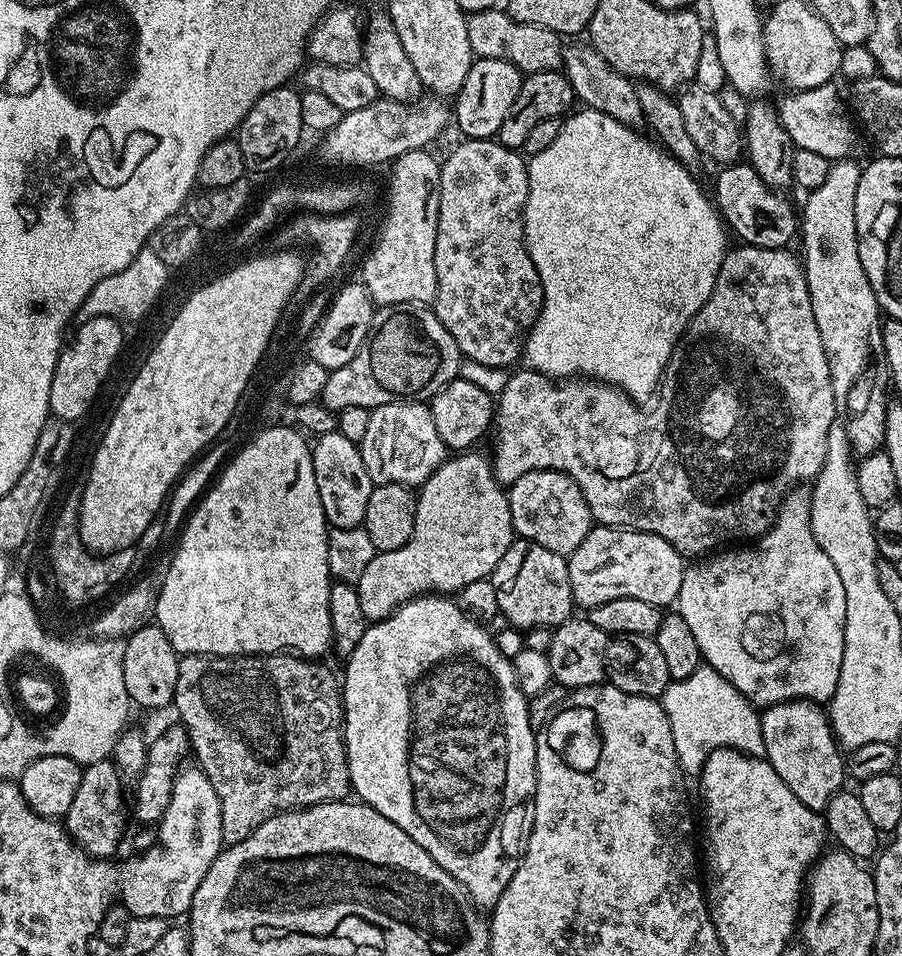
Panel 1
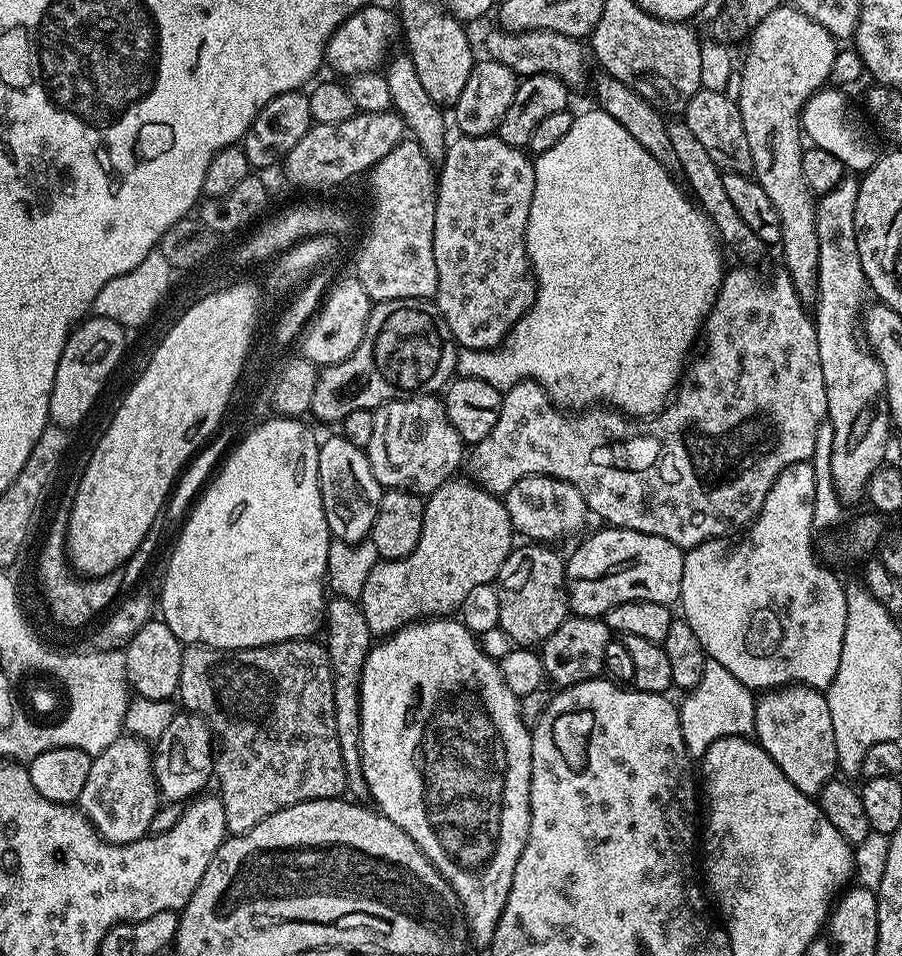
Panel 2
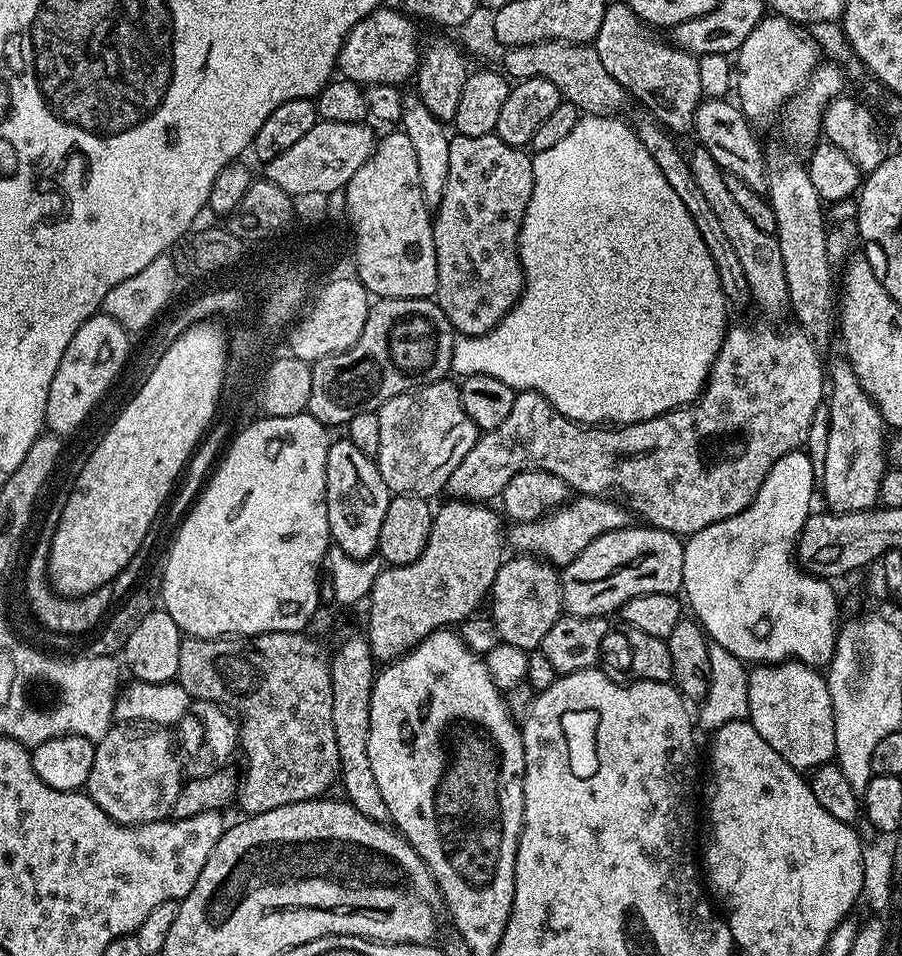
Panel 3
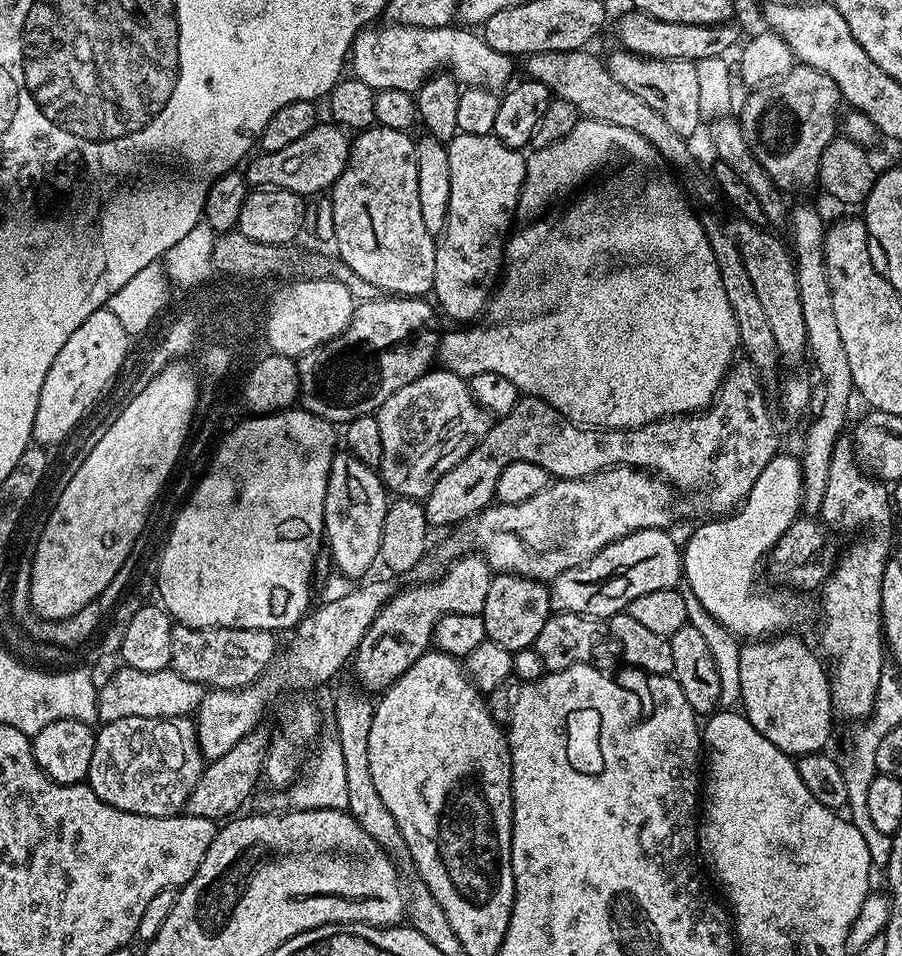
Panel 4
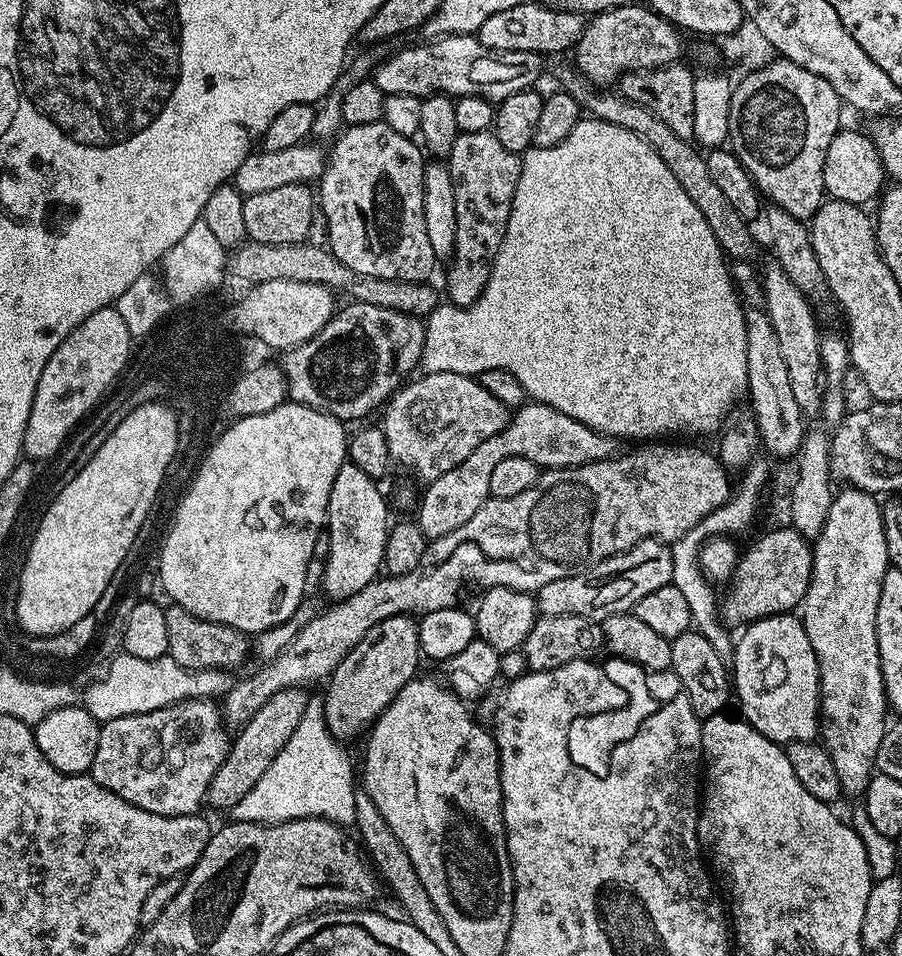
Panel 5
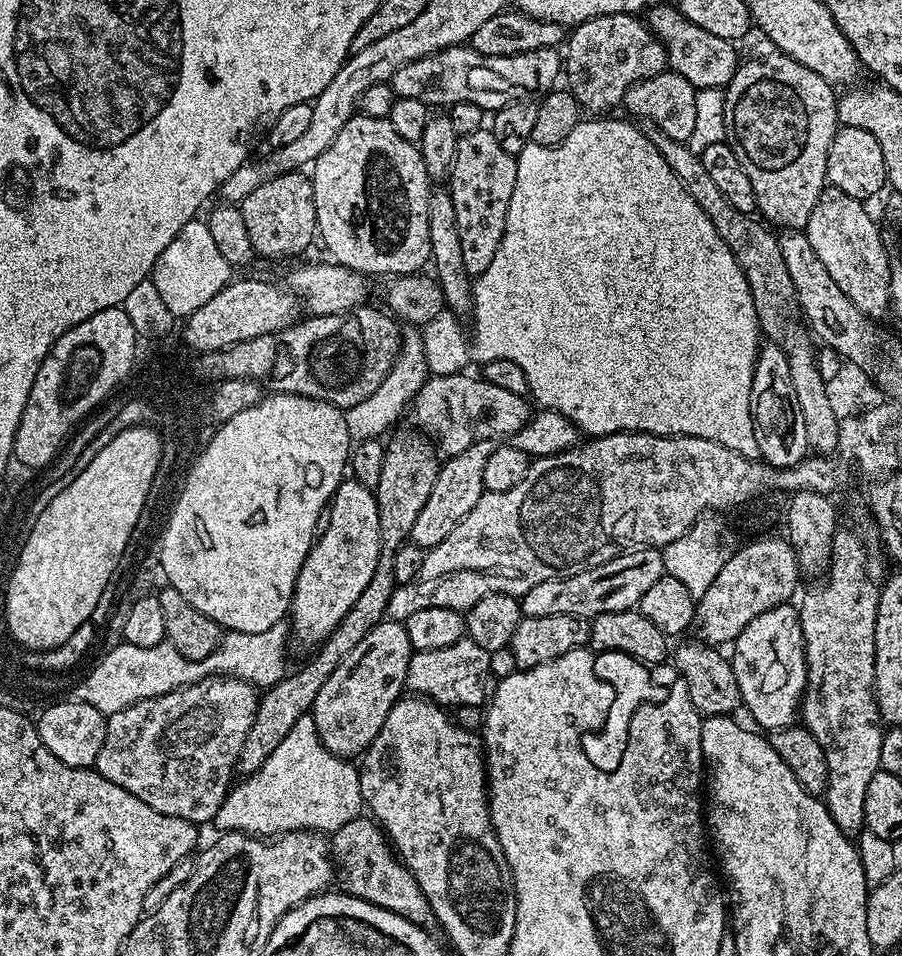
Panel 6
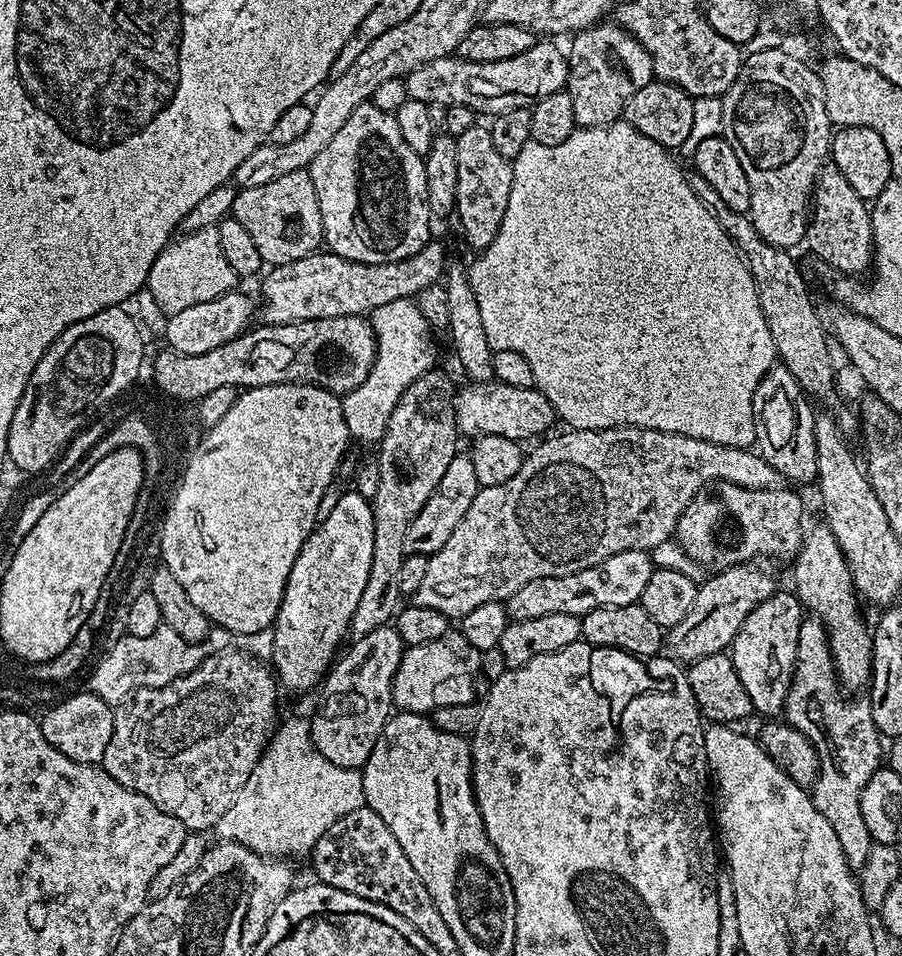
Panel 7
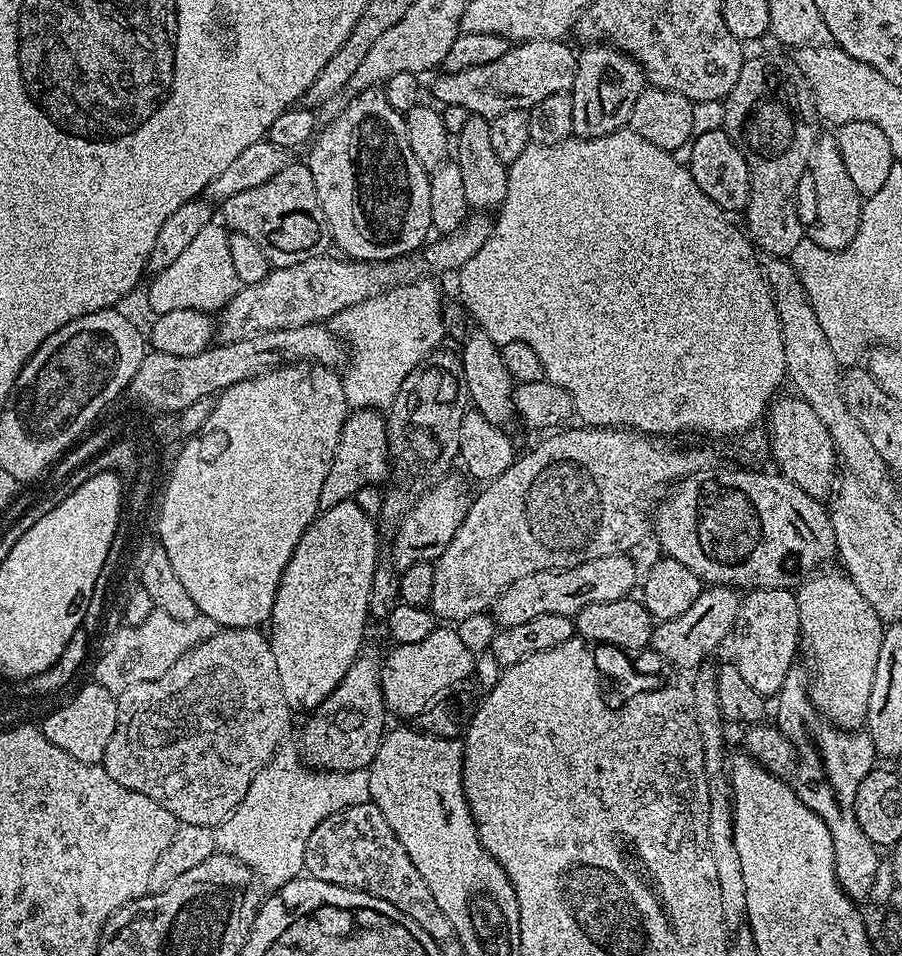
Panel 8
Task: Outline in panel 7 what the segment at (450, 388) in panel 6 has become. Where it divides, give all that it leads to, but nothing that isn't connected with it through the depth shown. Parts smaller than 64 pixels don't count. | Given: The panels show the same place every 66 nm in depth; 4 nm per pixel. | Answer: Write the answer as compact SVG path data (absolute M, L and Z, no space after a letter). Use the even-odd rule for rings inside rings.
M468 382L465 388L455 393L454 403L456 405L456 426L461 433L464 432L468 438L478 436L489 436L490 434L498 434L502 438L510 438L517 442L525 442L524 440L535 441L537 438L543 437L549 431L548 427L552 423L557 423L558 417L554 406L550 404L546 398L546 394L542 394L537 388L515 388L514 386L506 386L499 382Z

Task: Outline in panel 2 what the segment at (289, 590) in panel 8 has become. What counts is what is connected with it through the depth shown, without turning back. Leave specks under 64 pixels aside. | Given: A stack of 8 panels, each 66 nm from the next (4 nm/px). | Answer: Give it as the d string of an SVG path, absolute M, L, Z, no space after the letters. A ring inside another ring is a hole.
M343 434L323 441L318 450L318 482L328 531L335 539L346 543L367 541L372 535L382 495L378 478L374 478L374 470L370 470L367 451L354 446L354 442L350 442Z

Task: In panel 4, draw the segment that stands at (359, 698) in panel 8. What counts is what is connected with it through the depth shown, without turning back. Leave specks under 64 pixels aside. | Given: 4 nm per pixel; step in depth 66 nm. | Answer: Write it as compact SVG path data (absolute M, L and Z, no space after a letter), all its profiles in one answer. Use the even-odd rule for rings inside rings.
M461 555L443 569L439 578L431 582L416 582L413 588L404 588L381 608L370 630L356 647L354 665L359 687L369 694L383 693L384 689L398 679L433 643L432 631L443 616L470 614L479 616L486 606L486 593L494 575L483 555Z

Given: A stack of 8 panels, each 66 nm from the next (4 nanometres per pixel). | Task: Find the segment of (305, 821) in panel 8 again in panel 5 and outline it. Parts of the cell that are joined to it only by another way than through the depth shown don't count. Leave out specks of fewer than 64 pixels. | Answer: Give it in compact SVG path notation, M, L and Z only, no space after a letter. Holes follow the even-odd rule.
M309 695L306 712L294 734L278 751L262 778L230 809L231 819L247 824L281 824L287 820L322 818L331 824L355 825L358 772L352 769L352 760L344 748L347 747L330 734L324 721L323 695Z

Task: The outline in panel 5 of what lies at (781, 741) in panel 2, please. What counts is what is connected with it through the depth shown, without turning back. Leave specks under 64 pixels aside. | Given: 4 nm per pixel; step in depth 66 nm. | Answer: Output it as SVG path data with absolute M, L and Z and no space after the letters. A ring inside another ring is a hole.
M780 612L777 616L764 616L747 625L734 644L734 655L730 660L730 676L734 681L734 696L740 699L739 715L749 726L758 730L775 744L787 746L803 740L816 740L820 730L820 675L814 646L806 638L804 621L792 612Z

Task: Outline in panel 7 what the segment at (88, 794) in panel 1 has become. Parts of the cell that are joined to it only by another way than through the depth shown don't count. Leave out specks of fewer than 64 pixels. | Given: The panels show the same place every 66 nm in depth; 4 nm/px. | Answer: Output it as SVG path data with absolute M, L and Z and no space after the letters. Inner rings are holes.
M221 650L215 656L208 656L194 670L190 670L185 676L174 678L174 682L166 682L166 686L157 688L140 688L132 693L123 704L119 705L114 712L114 734L110 734L110 746L106 746L104 763L102 767L122 786L150 798L154 806L158 806L166 814L174 814L178 822L182 822L189 833L204 834L215 829L218 818L230 810L230 805L234 803L234 798L238 798L238 790L242 790L246 778L250 778L250 770L260 760L260 755L268 747L268 741L272 739L272 733L278 724L278 715L276 716L276 688L278 681L271 667L263 668L259 659L245 654L243 651L232 652L233 650Z

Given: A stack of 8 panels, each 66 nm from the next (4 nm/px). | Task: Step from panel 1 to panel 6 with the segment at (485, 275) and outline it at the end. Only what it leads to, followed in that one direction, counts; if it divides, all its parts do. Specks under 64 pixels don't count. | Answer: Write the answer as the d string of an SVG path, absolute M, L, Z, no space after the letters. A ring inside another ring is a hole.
M483 127L474 134L461 136L458 150L454 150L450 191L458 217L458 234L462 238L462 262L473 278L490 266L502 242L502 234L506 230L506 210L510 210L515 181L516 158L502 150L492 131Z

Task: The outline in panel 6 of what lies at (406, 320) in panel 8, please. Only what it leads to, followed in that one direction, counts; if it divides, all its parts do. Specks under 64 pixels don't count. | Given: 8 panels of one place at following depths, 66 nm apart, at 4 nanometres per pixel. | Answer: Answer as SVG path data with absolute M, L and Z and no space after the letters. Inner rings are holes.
M419 335L403 337L400 345L400 355L394 362L394 366L390 370L390 374L382 382L382 386L378 386L378 390L374 394L370 394L370 398L366 398L366 402L358 402L358 406L347 409L344 417L346 418L346 430L349 437L356 442L376 442L381 438L380 435L399 418L400 415L405 415L406 409L411 405L413 398L418 394L418 390L424 384L424 381L429 379L430 373L426 362L424 361L424 342Z

